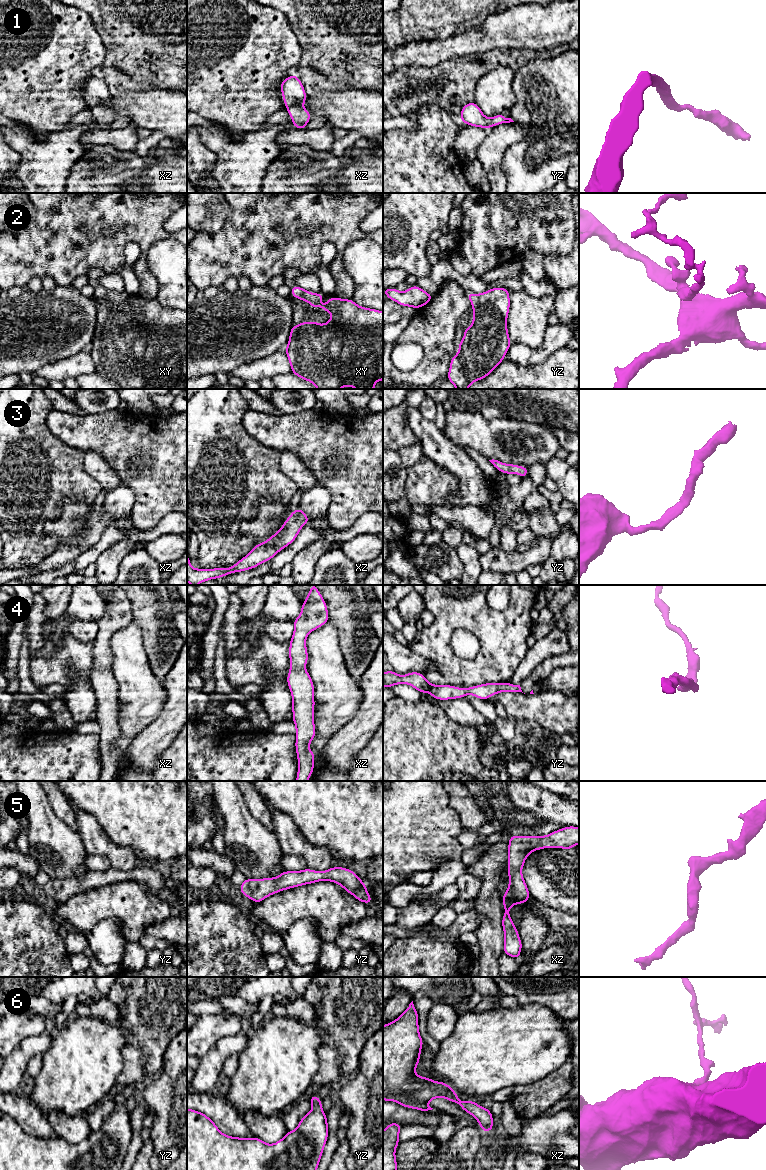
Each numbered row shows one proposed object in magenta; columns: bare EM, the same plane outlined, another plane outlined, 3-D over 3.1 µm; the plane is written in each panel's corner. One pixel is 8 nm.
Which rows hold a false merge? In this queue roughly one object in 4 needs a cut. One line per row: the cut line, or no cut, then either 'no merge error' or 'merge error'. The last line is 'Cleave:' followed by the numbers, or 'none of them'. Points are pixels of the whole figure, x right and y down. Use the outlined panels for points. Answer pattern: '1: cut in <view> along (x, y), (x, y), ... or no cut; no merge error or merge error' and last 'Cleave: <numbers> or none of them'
1: no cut; no merge error
2: no cut; no merge error
3: no cut; no merge error
4: no cut; no merge error
5: no cut; no merge error
6: no cut; no merge error
Cleave: none of them

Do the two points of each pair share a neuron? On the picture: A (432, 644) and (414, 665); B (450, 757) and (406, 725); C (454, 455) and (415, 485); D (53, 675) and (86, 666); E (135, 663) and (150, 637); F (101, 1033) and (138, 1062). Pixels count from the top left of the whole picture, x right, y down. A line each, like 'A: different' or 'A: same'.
A: different
B: same
C: different
D: same
E: different
F: different

